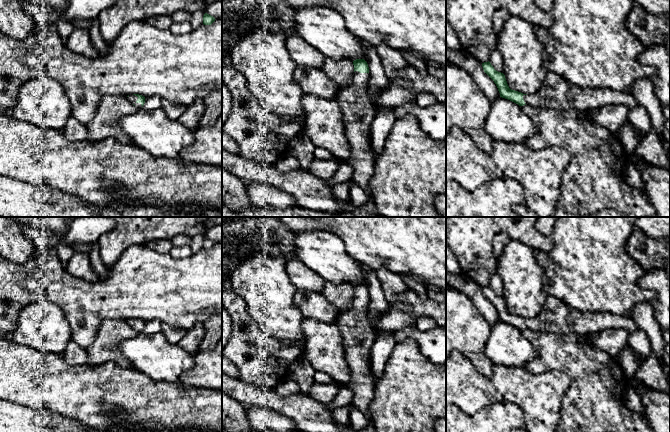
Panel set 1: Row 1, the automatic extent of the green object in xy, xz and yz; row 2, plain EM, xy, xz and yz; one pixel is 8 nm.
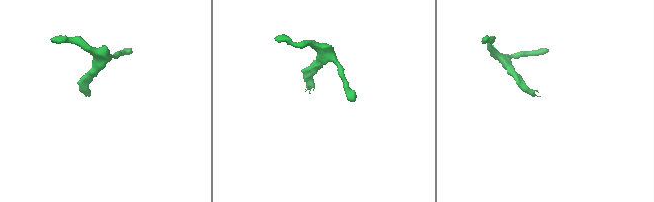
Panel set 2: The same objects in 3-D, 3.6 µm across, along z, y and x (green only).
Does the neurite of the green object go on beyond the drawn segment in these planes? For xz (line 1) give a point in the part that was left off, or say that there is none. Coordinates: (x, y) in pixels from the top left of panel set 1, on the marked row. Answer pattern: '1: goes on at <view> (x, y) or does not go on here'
1: goes on at xz (358, 113)

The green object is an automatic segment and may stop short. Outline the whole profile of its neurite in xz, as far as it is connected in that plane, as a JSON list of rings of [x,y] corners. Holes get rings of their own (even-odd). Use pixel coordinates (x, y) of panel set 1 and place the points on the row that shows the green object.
[[[364,59],[353,61],[354,74],[352,82],[337,93],[337,99],[342,110],[342,117],[345,125],[345,135],[351,145],[351,155],[346,160],[353,169],[352,179],[371,198],[370,179],[374,172],[374,155],[371,148],[370,136],[371,125],[376,116],[376,109],[371,104],[368,95],[369,67]]]

